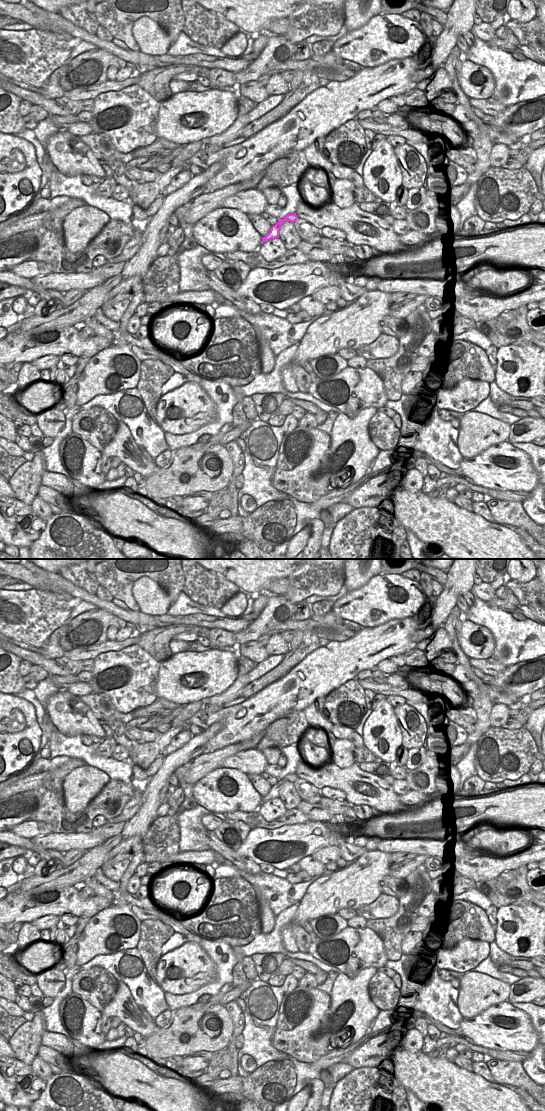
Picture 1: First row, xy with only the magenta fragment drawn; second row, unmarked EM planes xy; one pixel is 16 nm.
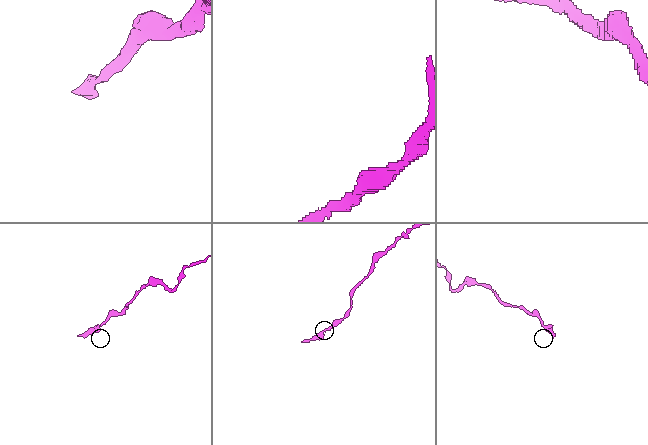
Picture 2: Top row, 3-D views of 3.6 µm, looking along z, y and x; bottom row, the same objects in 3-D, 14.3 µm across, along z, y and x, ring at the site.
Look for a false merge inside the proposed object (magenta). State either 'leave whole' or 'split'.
leave whole

